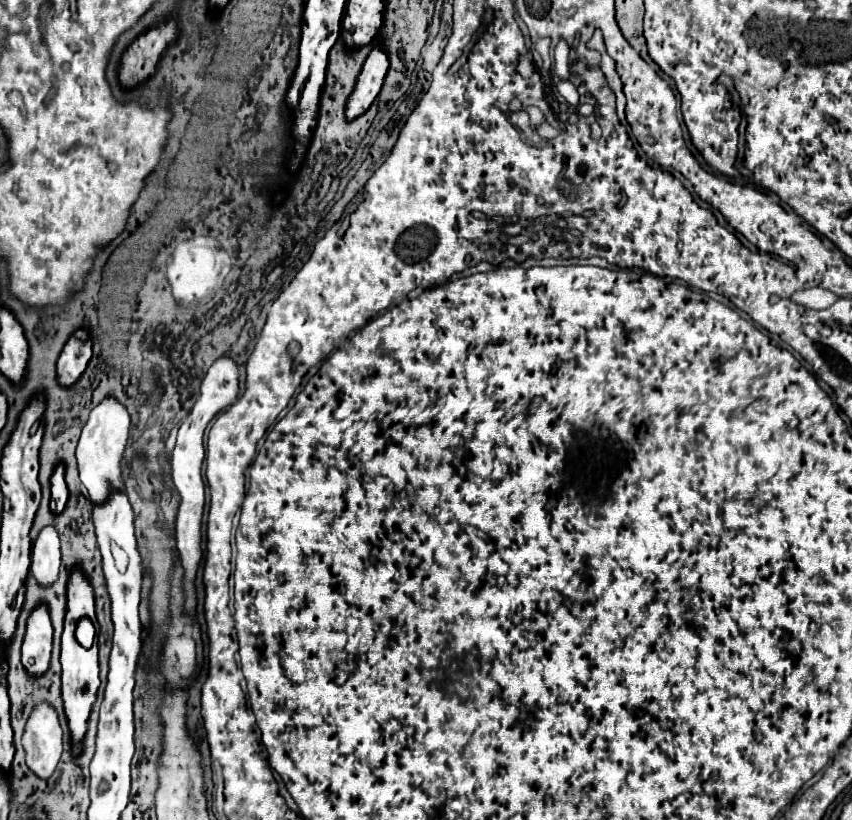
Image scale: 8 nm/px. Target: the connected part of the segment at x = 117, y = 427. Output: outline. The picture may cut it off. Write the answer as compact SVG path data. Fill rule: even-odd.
M107 395L89 415L81 439L77 445L77 463L79 463L79 477L81 483L87 487L89 497L93 503L101 503L107 499L107 495L113 489L125 489L121 481L121 455L129 437L129 411L127 407L115 399L113 395Z

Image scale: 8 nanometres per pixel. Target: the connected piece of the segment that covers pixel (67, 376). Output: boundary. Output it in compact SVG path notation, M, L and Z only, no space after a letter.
M87 329L75 331L67 339L67 343L65 343L65 347L63 347L61 355L59 355L57 375L59 375L61 385L67 385L67 387L73 385L75 379L79 379L79 375L85 371L85 367L87 367L87 363L91 359L91 351L81 351L81 343L79 343L79 339L85 333L87 333Z

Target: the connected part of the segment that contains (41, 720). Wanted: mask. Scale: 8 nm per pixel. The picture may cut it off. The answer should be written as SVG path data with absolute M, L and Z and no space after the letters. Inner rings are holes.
M35 705L23 733L27 767L41 779L51 777L63 753L63 729L53 705Z

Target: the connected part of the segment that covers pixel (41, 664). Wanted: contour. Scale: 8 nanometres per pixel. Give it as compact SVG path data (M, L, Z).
M37 607L31 611L27 619L27 629L23 637L23 665L29 675L43 675L49 667L51 657L51 643L53 643L53 625L49 611Z

